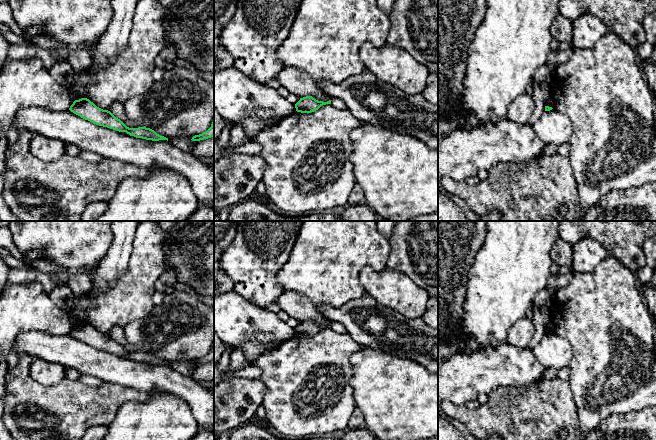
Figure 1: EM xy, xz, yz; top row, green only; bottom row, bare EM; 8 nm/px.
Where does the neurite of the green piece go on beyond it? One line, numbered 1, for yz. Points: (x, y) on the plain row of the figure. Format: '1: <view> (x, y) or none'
1: none

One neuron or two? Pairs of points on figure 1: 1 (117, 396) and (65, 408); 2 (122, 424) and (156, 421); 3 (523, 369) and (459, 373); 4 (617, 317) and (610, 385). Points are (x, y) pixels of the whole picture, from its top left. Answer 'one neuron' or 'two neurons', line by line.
1: one neuron
2: one neuron
3: one neuron
4: one neuron

